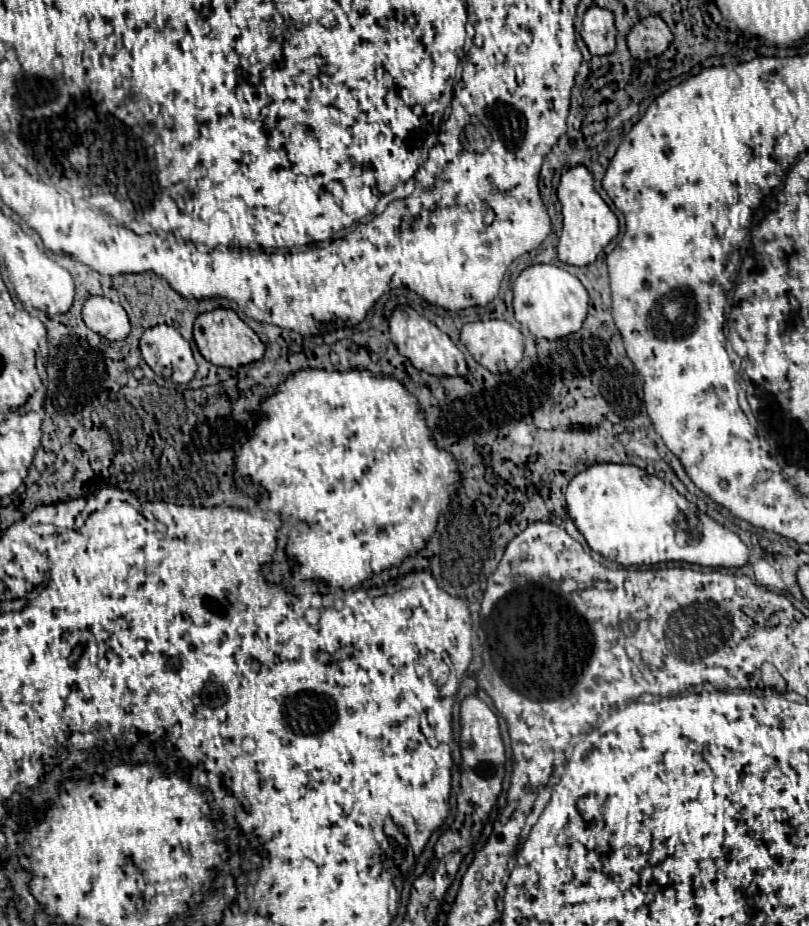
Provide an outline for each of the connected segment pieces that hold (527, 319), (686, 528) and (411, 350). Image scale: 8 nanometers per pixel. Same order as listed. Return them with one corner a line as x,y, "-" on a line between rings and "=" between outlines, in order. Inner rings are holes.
532,265
526,267
514,283
514,315
516,321
530,329
532,335
548,341
566,337
578,331
586,319
588,293
578,277
556,265
=
600,463
578,473
566,489
568,515
592,551
624,567
686,561
704,567
742,567
748,547
742,539
698,511
670,483
634,465
=
396,307
390,317
390,339
398,347
398,351
410,359
410,363
432,375
466,375
468,367
464,361
464,353
452,343
452,339
440,331
432,321
424,319
412,307

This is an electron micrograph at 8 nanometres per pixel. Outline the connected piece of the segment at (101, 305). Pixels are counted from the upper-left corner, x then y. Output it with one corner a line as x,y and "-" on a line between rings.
90,297
82,307
82,319
86,327
96,331
98,335
118,341
130,333
128,315
122,305
112,303
106,297

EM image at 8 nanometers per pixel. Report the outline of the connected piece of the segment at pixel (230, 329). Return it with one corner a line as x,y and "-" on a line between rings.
224,307
198,315
198,319
194,321
194,341
204,359
220,367
234,369
240,365
248,365
264,355
264,343
258,339
258,335
232,309

